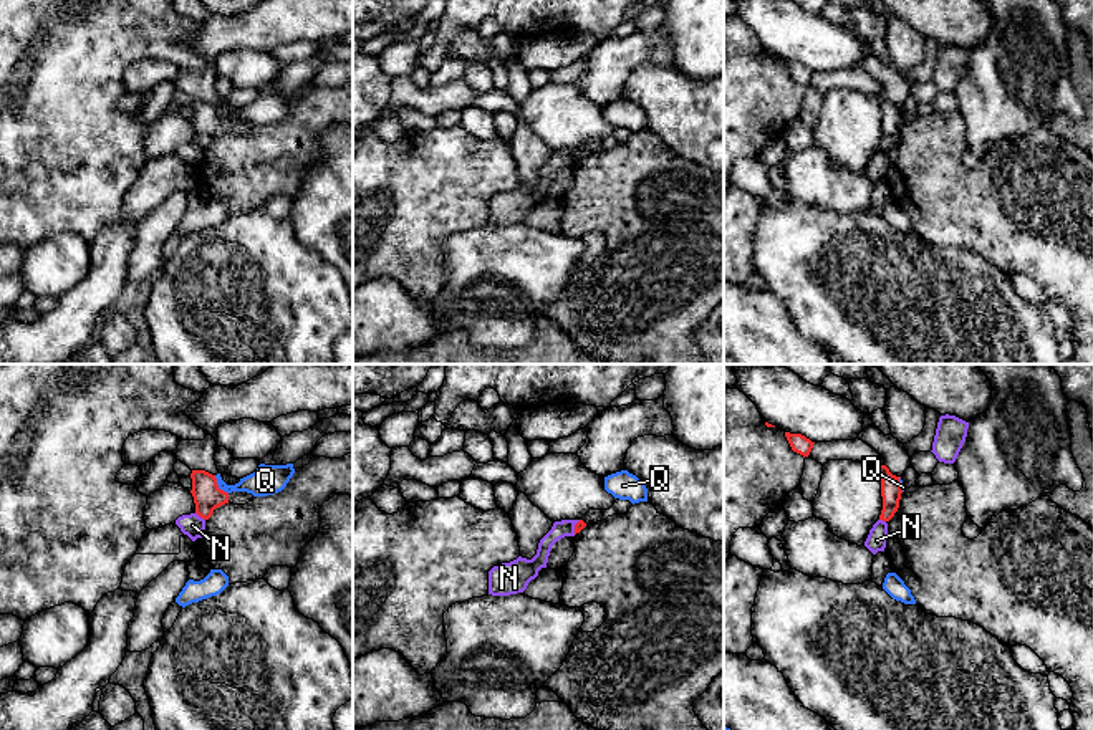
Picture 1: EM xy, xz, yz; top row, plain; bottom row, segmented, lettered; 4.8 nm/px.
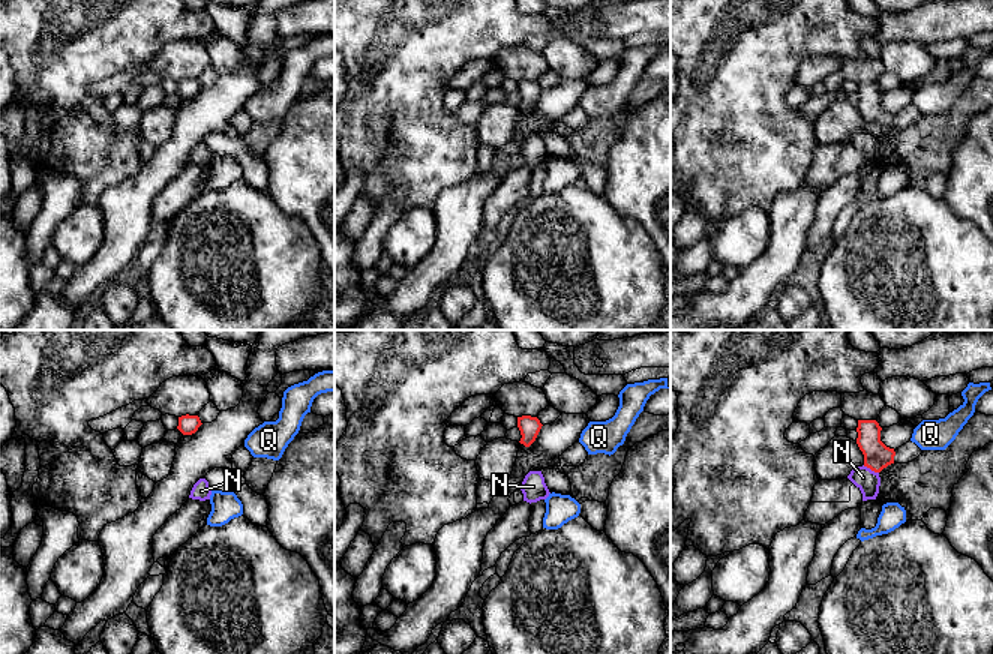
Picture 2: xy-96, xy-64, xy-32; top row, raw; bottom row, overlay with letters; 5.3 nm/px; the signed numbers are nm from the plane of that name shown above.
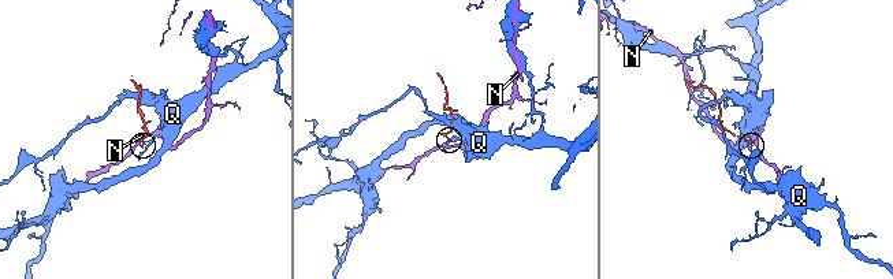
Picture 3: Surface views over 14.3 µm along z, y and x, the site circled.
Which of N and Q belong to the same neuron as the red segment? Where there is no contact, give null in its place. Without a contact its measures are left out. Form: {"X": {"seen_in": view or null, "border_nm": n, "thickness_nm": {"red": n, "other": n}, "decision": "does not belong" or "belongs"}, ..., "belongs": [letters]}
{"N": {"seen_in": "xy", "border_nm": 60, "thickness_nm": {"red": 140, "other": 110}, "decision": "does not belong"}, "Q": {"seen_in": "xy", "border_nm": 120, "thickness_nm": {"red": 140, "other": 140}, "decision": "does not belong"}, "belongs": []}

